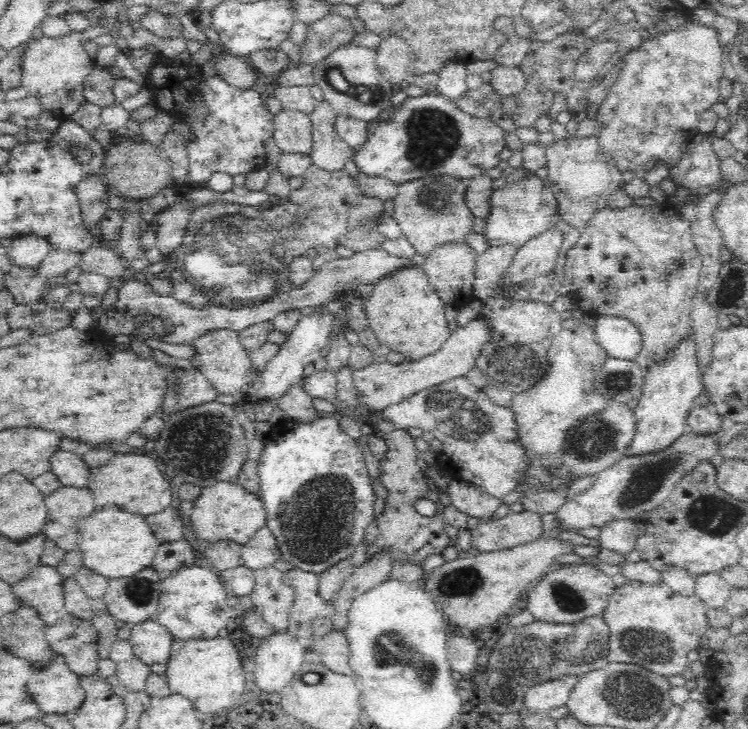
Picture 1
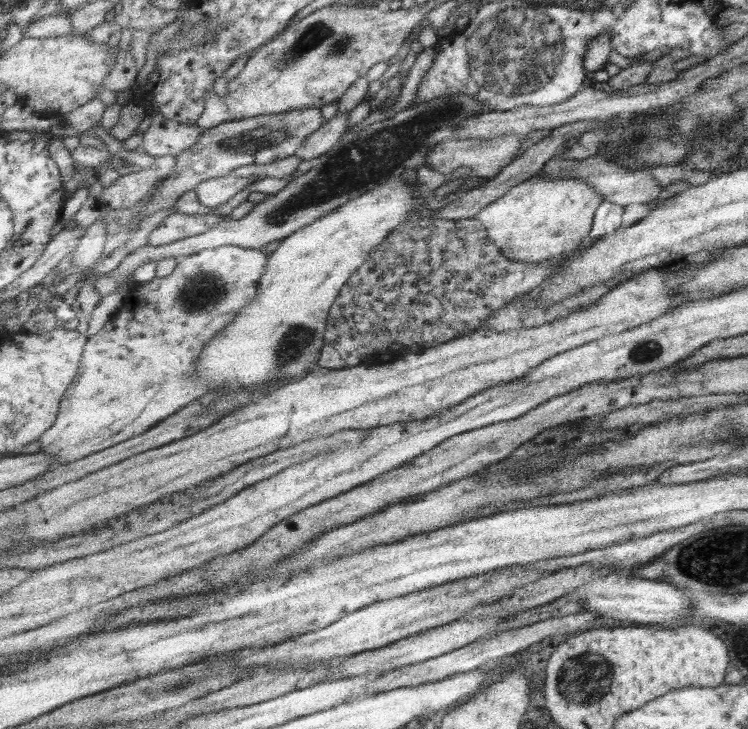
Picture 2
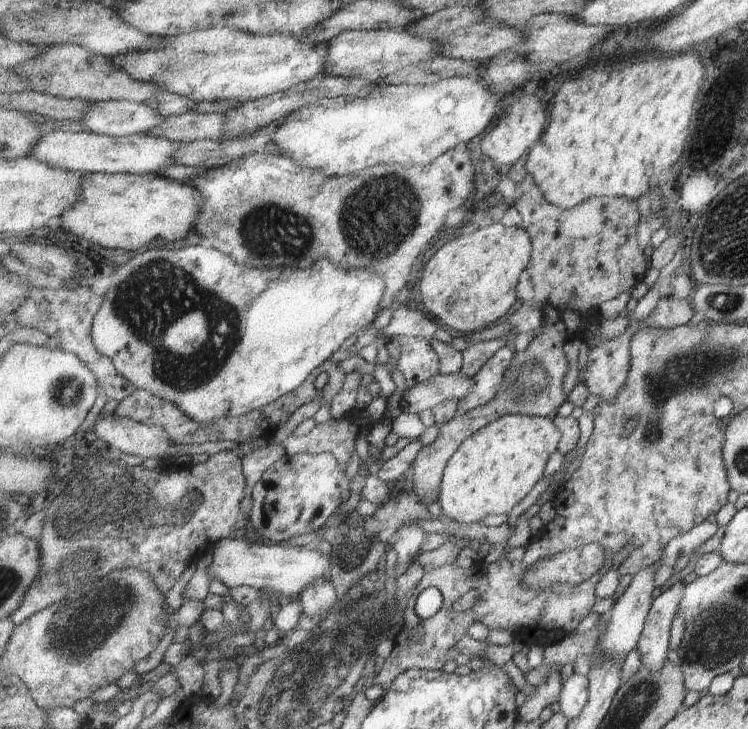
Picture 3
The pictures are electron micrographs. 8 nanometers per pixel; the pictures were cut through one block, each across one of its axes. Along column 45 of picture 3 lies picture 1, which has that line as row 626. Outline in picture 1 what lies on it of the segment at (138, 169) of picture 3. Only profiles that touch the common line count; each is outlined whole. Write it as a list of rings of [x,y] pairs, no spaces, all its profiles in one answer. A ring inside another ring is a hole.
[[[146,621],[132,626],[129,641],[135,656],[150,667],[154,662],[167,664],[174,638],[158,621]]]

